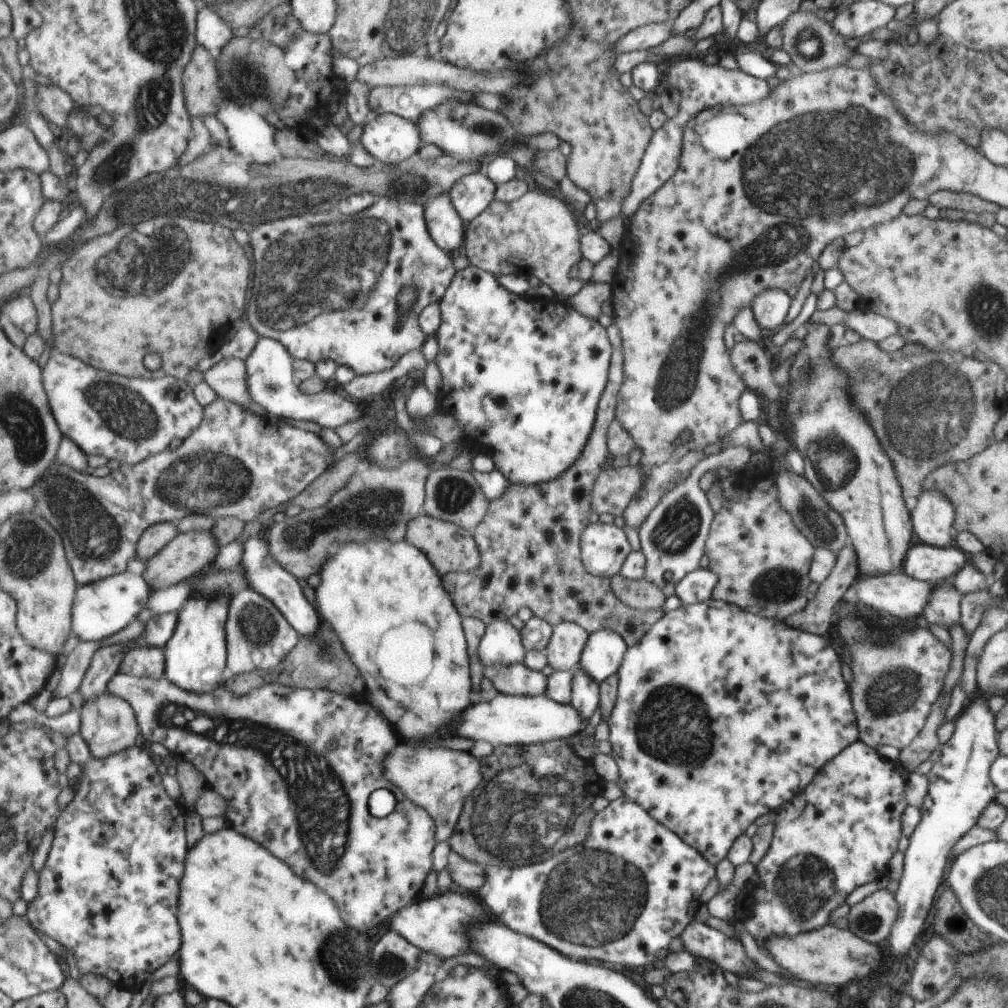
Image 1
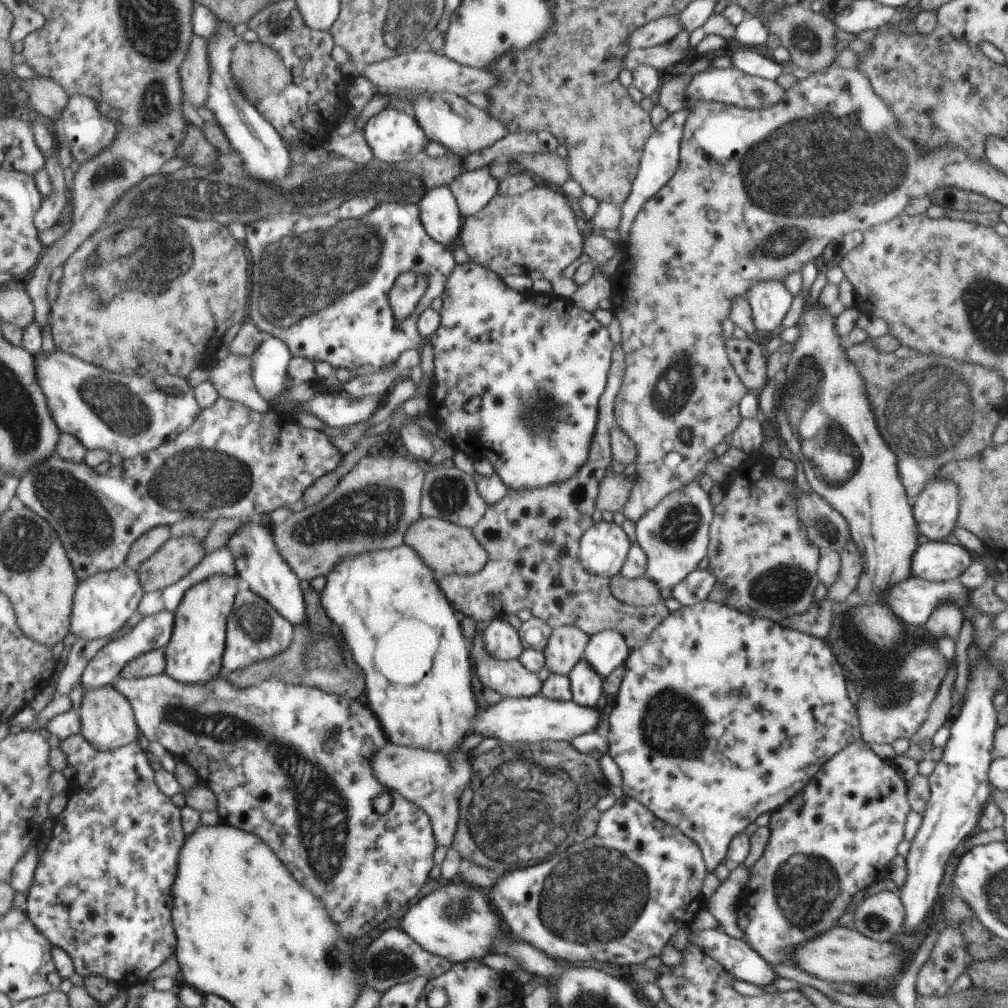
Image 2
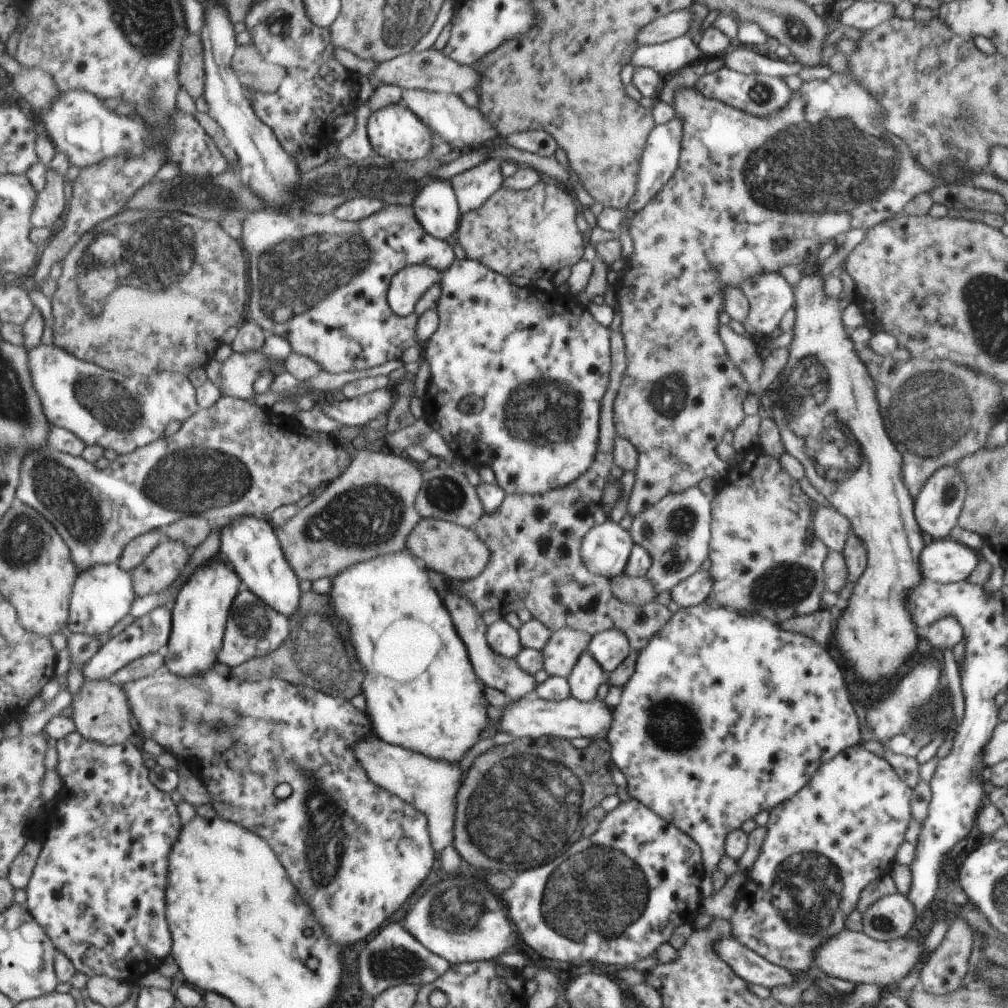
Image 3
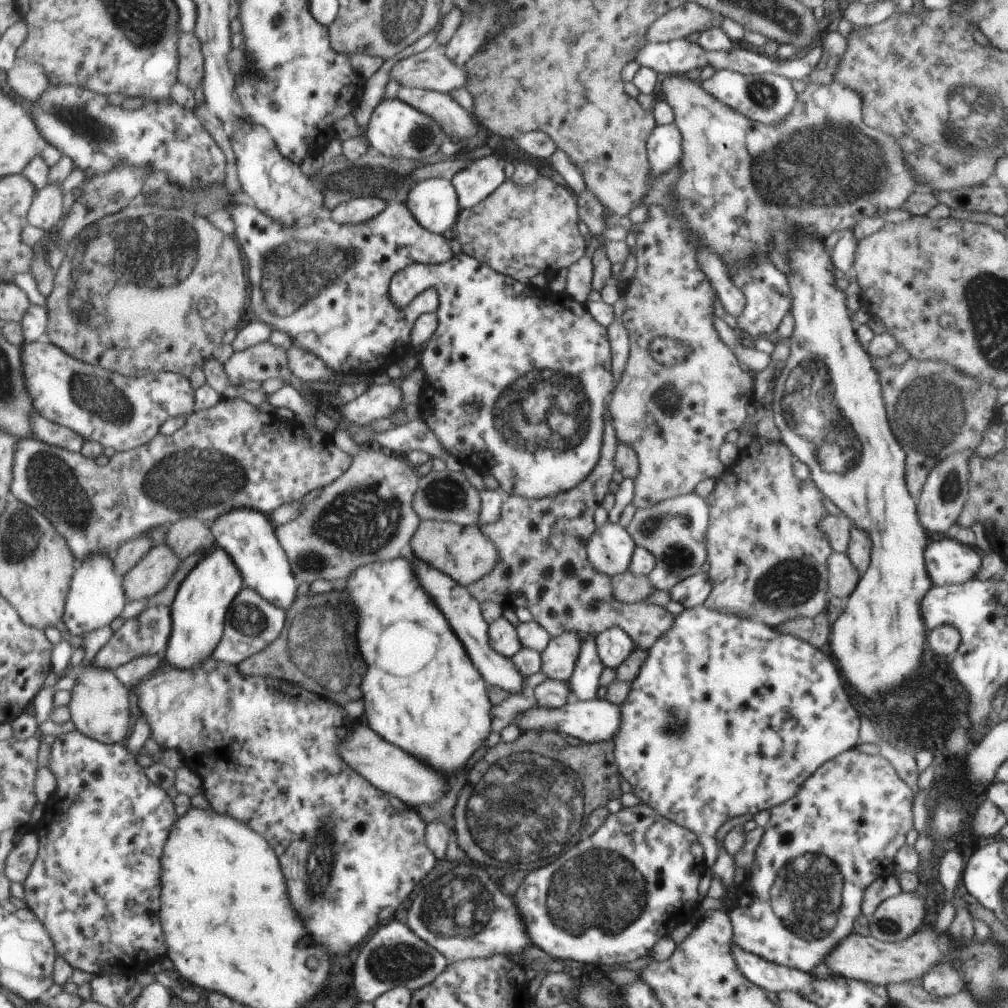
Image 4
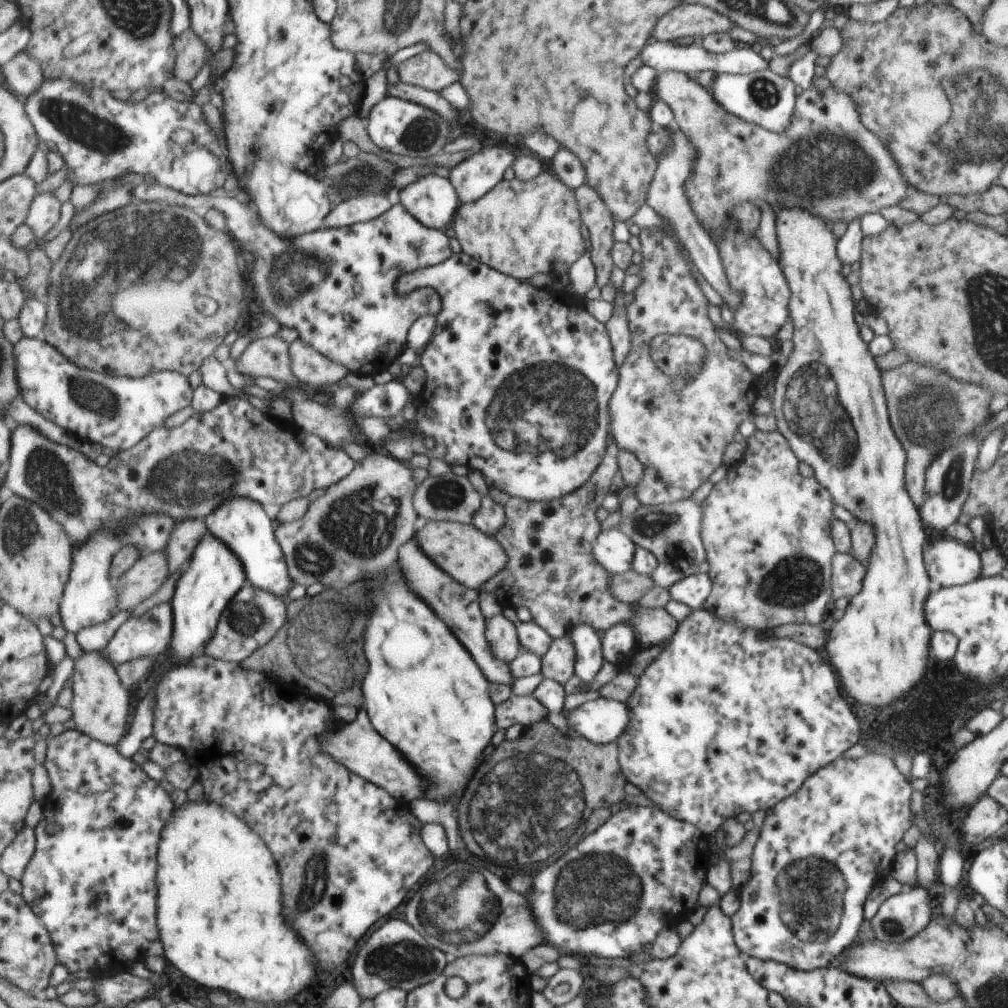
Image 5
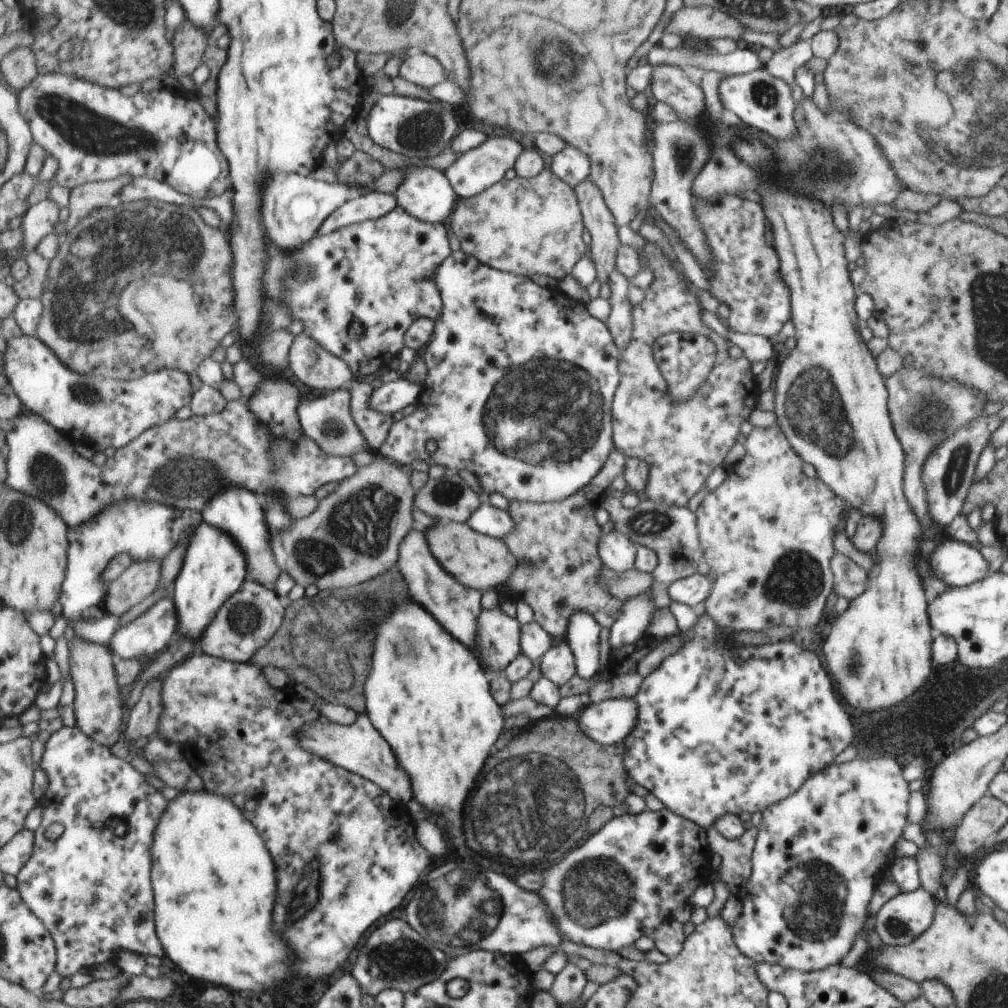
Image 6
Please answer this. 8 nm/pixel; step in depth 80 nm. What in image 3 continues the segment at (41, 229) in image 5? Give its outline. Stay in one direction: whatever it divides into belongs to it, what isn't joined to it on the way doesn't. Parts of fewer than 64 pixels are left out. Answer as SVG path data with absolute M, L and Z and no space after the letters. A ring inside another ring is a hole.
M48 169L48 183L39 193L32 212L32 223L37 228L56 228L55 222L67 208L65 200L65 178L53 169Z

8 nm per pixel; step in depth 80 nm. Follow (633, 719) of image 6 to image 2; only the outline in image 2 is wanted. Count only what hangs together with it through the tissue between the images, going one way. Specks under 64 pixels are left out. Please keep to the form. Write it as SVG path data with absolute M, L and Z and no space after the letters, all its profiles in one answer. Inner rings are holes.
M539 695L513 698L506 697L499 704L479 710L473 733L479 733L484 738L497 737L500 745L516 742L567 741L575 736L593 731L602 720L596 707L578 705L573 700L556 701Z

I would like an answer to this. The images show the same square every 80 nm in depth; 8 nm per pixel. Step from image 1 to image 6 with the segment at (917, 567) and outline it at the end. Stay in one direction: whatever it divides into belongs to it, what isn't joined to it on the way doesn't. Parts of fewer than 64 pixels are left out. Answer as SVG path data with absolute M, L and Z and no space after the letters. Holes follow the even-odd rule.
M949 540L939 544L925 562L930 573L949 587L962 587L984 579L989 573L988 562L977 545Z

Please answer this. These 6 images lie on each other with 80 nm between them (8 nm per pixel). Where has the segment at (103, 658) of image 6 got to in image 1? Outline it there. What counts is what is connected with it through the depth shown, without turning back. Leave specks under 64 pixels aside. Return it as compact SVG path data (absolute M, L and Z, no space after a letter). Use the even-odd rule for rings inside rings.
M109 692L91 699L81 708L82 732L97 759L107 759L111 755L131 748L142 741L140 724L136 717L136 709L128 700Z

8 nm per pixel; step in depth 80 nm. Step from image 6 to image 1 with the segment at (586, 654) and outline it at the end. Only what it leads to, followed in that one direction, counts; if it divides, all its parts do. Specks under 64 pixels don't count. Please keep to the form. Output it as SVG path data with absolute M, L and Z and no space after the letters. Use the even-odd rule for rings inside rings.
M579 666L571 670L570 704L582 719L587 719L598 706L598 682L583 673Z

